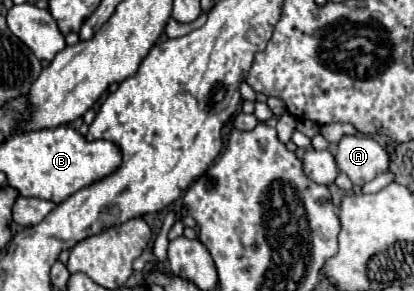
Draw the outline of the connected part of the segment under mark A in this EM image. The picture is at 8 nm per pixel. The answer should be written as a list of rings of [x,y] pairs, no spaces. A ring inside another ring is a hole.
[[[342,136],[336,142],[334,160],[338,170],[360,186],[388,170],[390,164],[386,150],[370,136]]]

